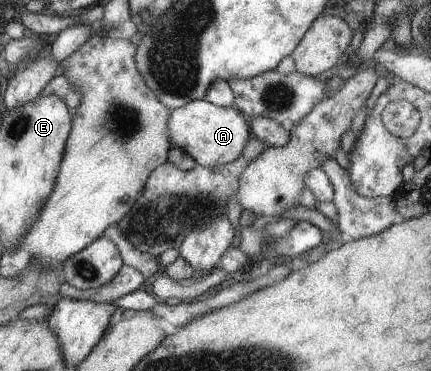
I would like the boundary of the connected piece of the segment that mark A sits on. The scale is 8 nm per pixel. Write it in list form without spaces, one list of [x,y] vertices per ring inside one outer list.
[[[196,99],[184,107],[171,110],[169,135],[173,146],[184,149],[203,167],[217,167],[234,162],[245,152],[250,138],[250,127],[244,113],[233,106],[221,107],[204,99]]]

